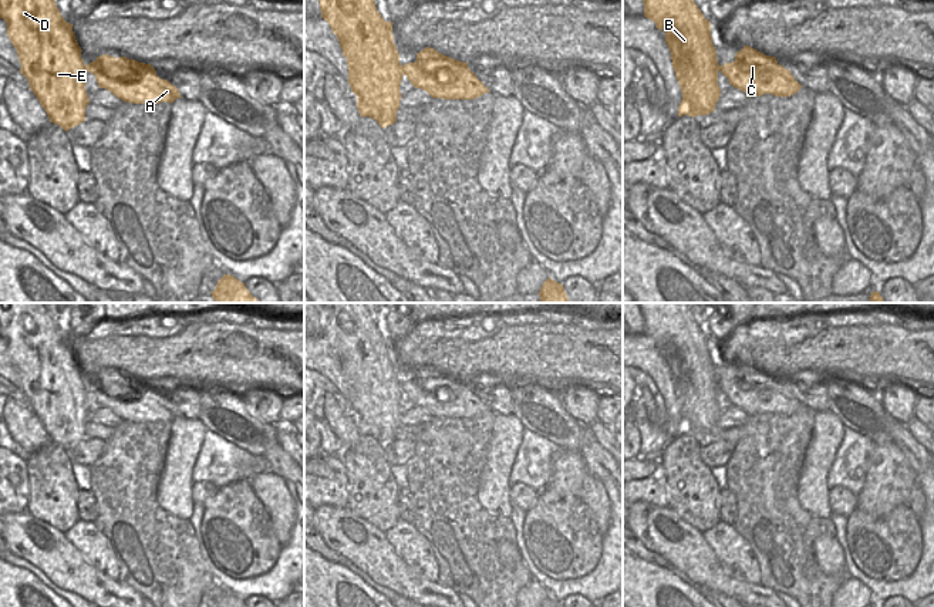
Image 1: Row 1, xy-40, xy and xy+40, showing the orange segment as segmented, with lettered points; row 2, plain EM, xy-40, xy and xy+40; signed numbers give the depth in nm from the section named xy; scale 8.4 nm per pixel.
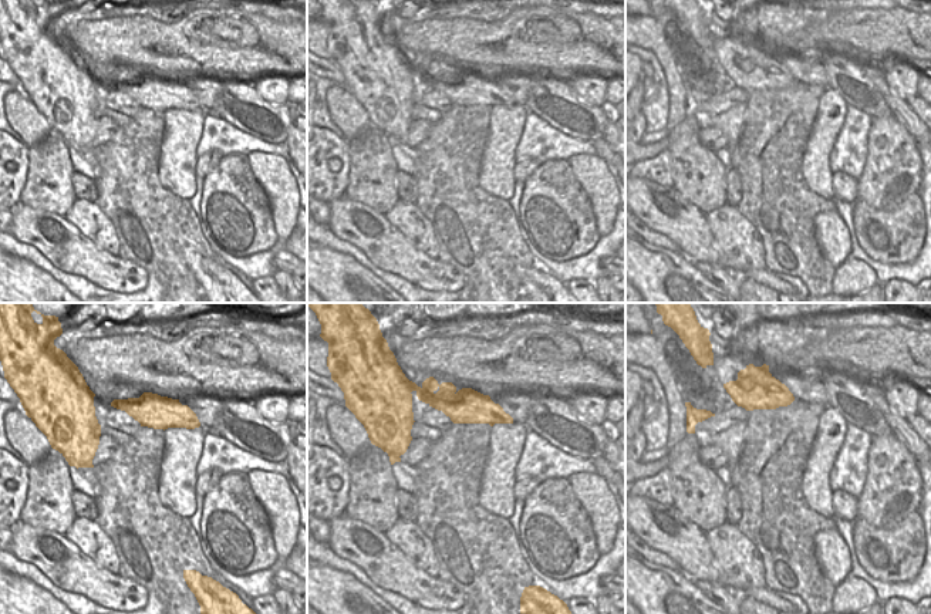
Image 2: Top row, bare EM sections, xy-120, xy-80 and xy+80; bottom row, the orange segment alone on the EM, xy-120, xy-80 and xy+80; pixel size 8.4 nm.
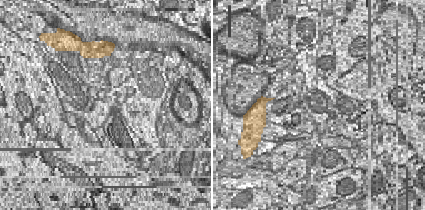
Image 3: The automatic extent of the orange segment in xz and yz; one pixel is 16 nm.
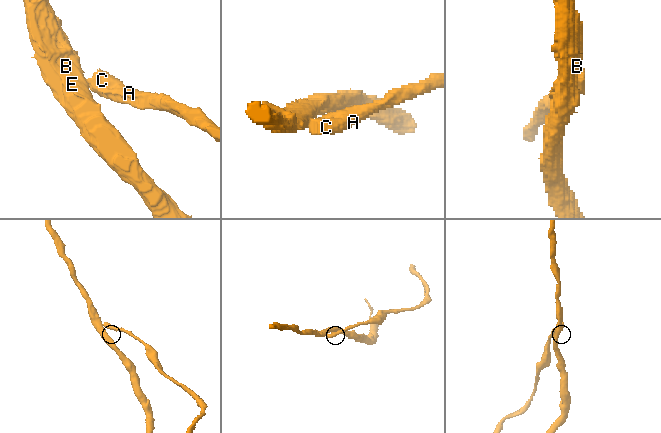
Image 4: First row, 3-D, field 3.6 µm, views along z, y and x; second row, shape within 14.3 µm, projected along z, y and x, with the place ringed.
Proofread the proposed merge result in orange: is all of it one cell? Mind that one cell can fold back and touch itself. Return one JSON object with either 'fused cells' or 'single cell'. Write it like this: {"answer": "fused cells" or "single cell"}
{"answer": "fused cells"}

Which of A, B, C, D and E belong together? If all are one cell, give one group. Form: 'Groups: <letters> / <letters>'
Groups: A C / B D E.

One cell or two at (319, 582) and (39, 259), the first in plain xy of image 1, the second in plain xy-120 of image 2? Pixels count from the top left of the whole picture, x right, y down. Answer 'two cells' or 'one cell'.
two cells

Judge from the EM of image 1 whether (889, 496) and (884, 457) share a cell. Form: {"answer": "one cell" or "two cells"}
{"answer": "one cell"}

